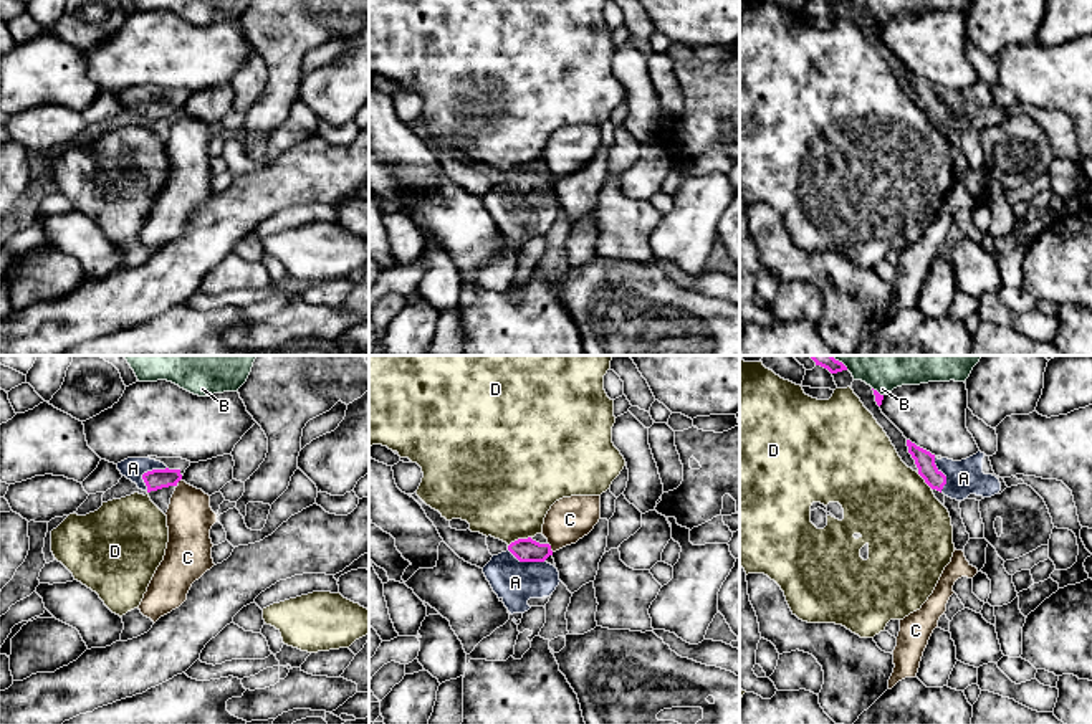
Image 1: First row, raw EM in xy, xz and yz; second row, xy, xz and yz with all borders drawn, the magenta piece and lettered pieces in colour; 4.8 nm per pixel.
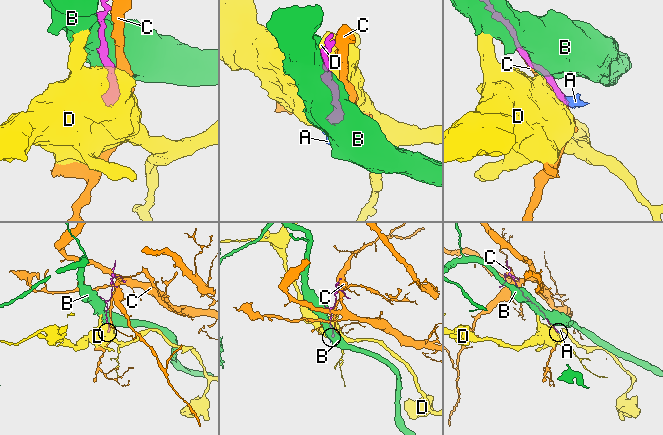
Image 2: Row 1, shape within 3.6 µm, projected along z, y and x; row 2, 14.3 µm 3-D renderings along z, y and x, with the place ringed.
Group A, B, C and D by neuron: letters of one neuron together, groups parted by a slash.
A / B / C / D

